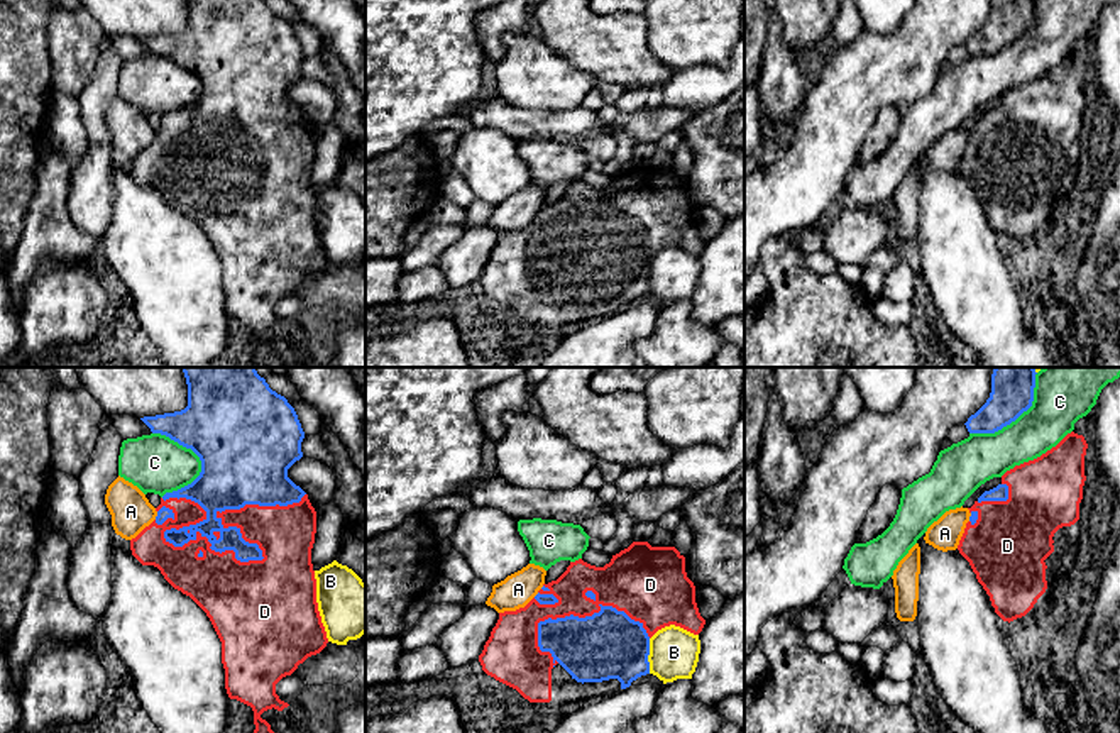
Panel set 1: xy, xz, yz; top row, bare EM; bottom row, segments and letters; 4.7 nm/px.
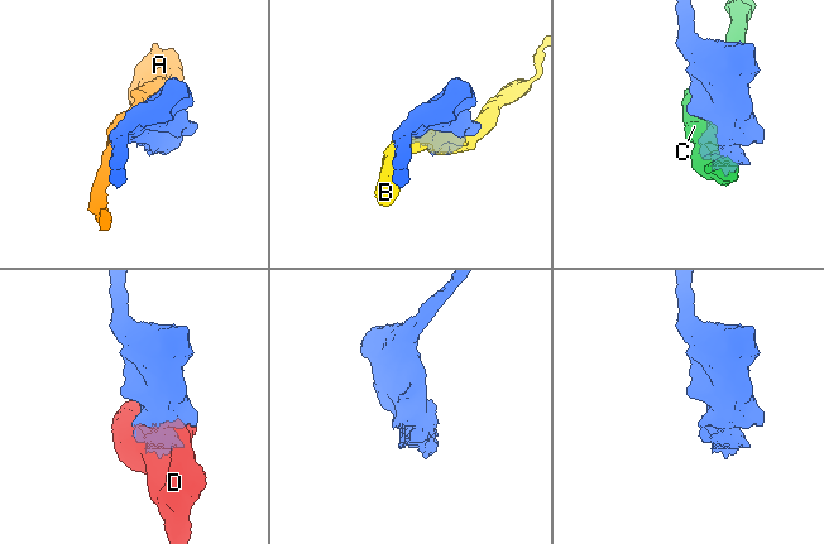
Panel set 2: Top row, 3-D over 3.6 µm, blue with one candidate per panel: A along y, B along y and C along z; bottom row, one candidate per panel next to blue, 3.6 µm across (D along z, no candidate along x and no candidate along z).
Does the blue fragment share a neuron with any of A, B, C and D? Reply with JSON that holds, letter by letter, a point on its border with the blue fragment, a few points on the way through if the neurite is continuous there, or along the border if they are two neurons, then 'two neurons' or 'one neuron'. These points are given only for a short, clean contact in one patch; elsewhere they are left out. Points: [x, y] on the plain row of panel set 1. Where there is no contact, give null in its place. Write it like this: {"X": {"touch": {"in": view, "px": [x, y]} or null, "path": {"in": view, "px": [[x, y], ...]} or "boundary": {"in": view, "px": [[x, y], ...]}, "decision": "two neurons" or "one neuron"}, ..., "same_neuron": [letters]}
{"A": {"touch": {"in": "xy", "px": [158, 136]}, "boundary": {"in": "xy", "px": [[158, 132], [154, 139]]}, "decision": "two neurons"}, "B": {"touch": {"in": "xz", "px": [648, 275]}, "decision": "two neurons"}, "C": {"touch": {"in": "xy", "px": [200, 80]}, "decision": "two neurons"}, "D": {"touch": {"in": "xy", "px": [247, 163]}, "decision": "one neuron"}, "same_neuron": ["D"]}

